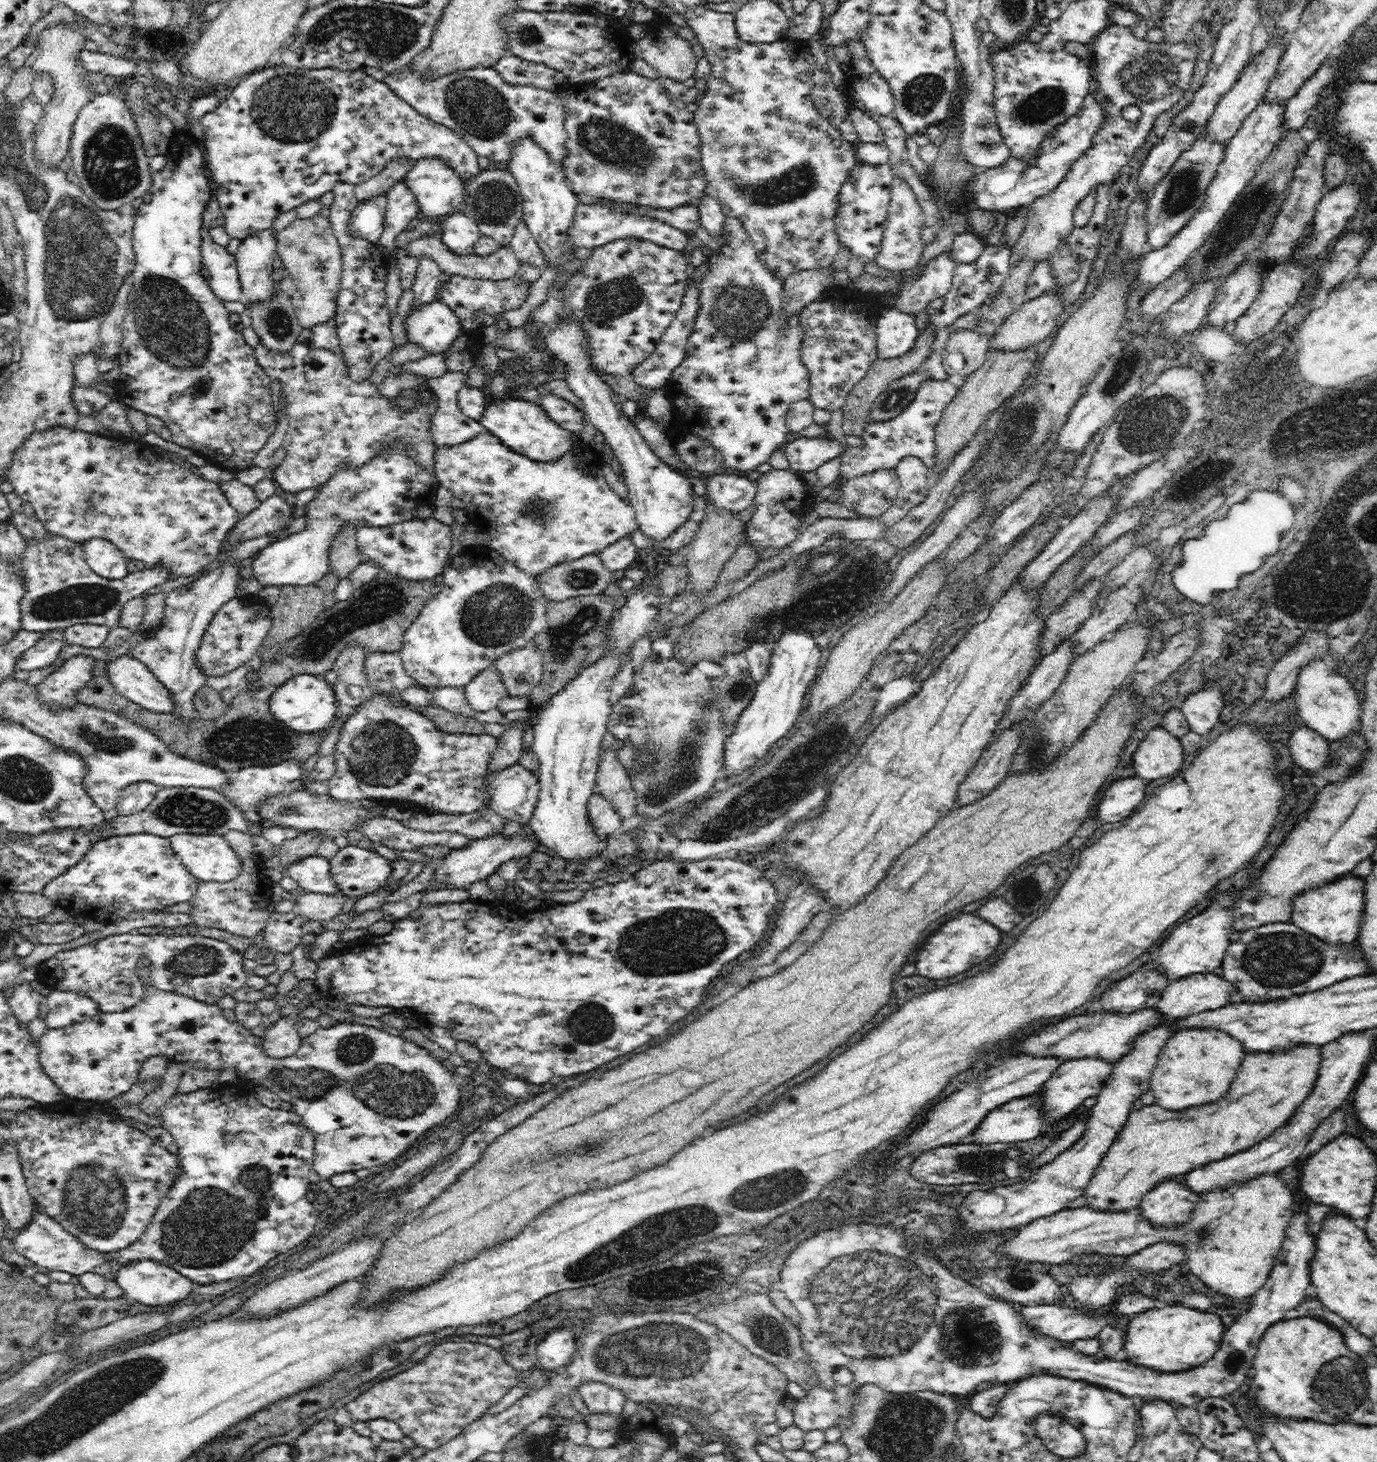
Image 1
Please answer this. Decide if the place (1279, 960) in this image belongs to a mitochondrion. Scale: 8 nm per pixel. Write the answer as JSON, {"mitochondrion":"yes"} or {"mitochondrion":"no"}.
{"mitochondrion":"yes"}

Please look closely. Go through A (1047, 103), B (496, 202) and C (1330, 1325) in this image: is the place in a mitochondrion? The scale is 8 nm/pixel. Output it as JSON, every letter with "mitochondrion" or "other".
{"A":"mitochondrion","B":"mitochondrion","C":"other"}

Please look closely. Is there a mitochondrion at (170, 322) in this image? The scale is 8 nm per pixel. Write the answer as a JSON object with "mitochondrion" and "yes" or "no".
{"mitochondrion":"yes"}

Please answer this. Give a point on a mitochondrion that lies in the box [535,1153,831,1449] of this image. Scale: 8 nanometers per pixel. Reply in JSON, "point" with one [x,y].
{"point":[666,1349]}

